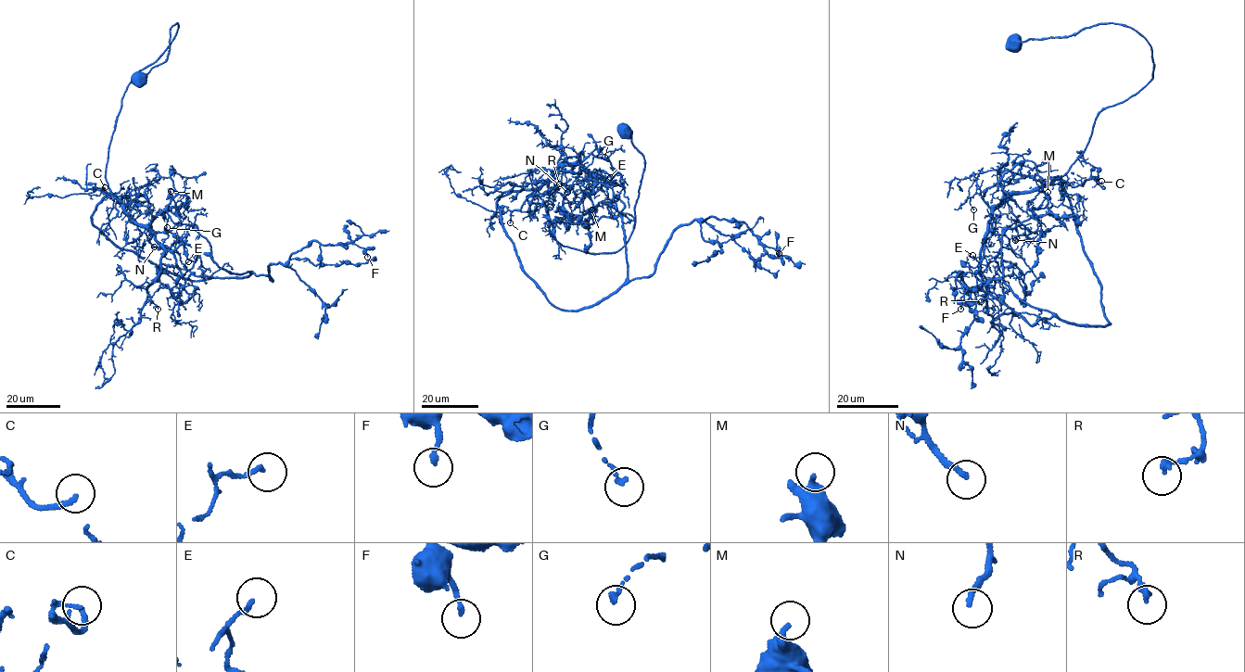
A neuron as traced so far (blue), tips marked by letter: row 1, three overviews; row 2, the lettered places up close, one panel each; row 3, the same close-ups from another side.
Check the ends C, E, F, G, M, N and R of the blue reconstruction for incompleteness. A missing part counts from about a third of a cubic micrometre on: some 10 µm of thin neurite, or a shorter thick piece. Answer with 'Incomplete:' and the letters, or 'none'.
Incomplete: N

